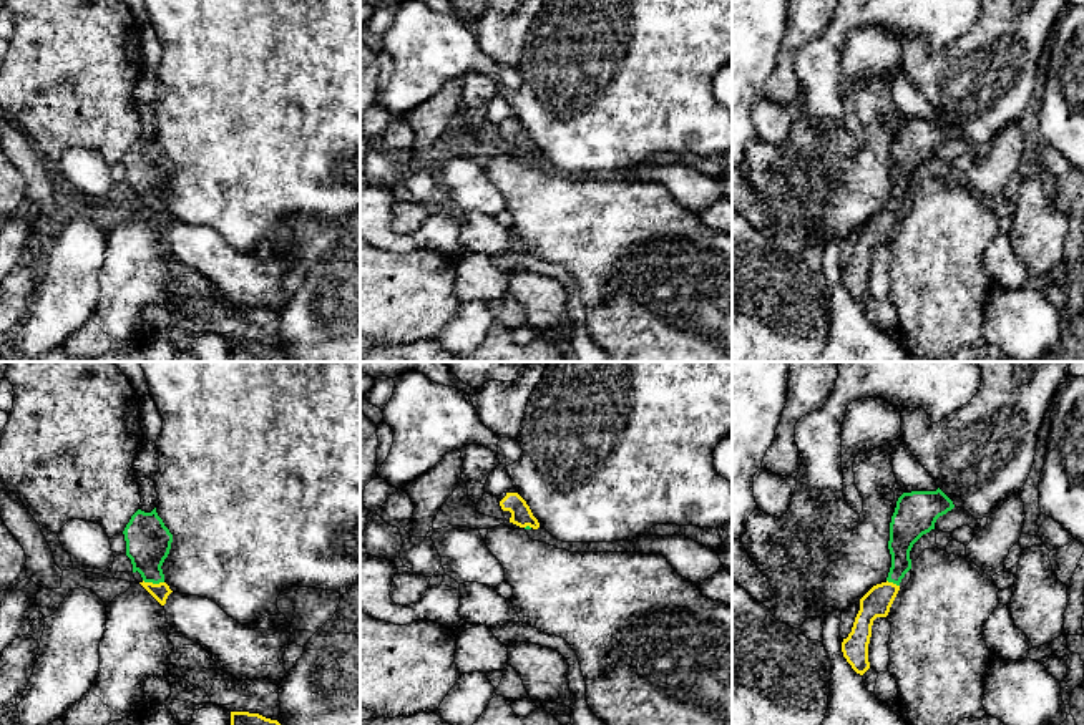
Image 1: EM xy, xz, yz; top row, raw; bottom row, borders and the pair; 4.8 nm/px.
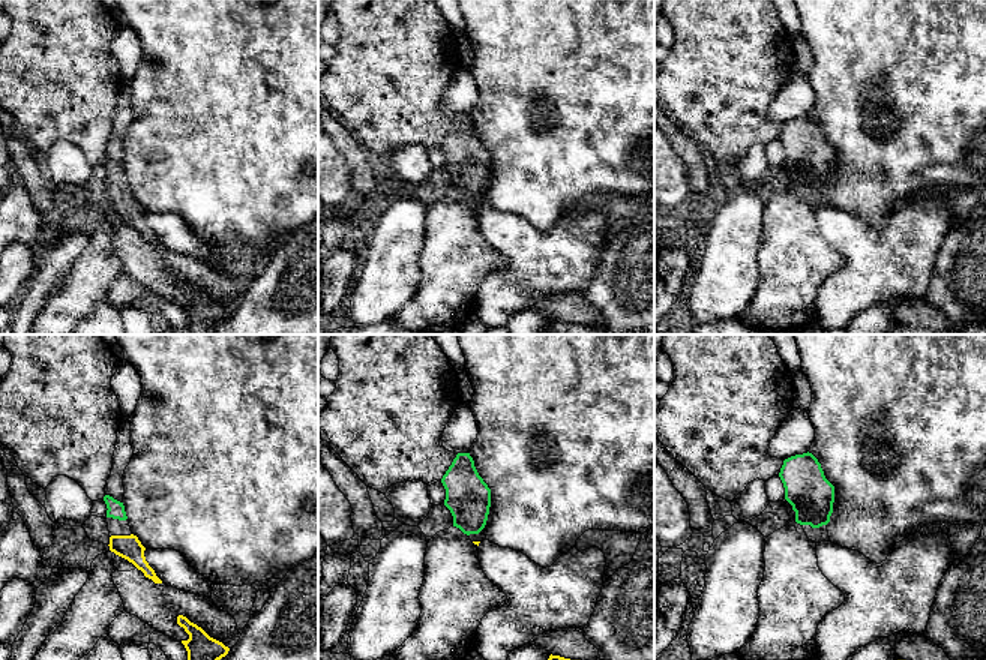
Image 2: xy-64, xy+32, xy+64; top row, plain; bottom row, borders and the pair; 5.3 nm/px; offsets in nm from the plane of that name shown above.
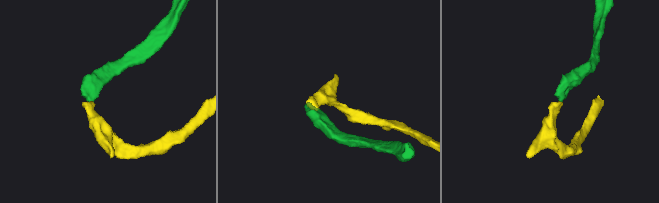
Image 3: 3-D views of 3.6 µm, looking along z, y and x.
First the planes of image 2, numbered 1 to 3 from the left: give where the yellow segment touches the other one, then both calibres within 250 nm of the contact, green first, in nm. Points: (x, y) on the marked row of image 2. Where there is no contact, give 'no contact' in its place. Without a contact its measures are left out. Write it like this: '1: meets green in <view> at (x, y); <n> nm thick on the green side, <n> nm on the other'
1: no contact
2: no contact
3: no contact

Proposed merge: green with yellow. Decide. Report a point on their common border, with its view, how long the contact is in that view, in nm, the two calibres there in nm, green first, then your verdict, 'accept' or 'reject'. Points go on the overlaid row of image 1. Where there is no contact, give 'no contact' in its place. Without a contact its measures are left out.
xy (153, 583) | 110 nm | 220/80 nm | accept

